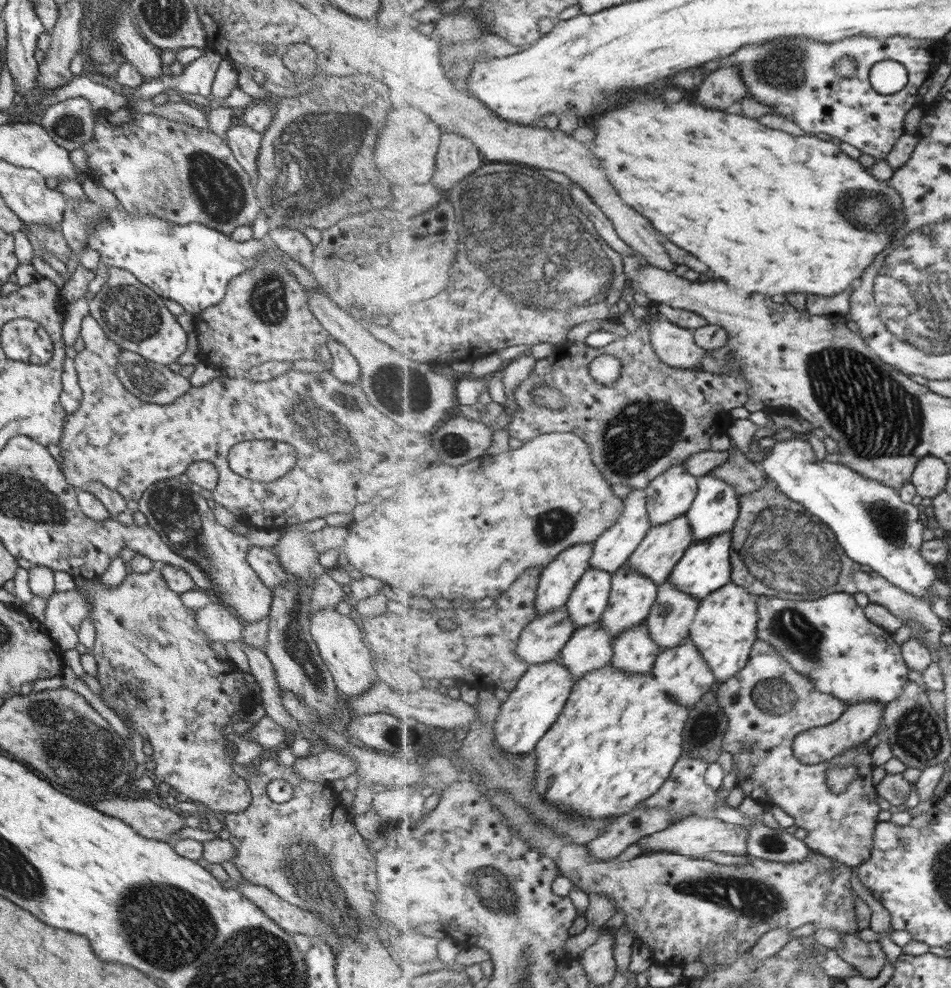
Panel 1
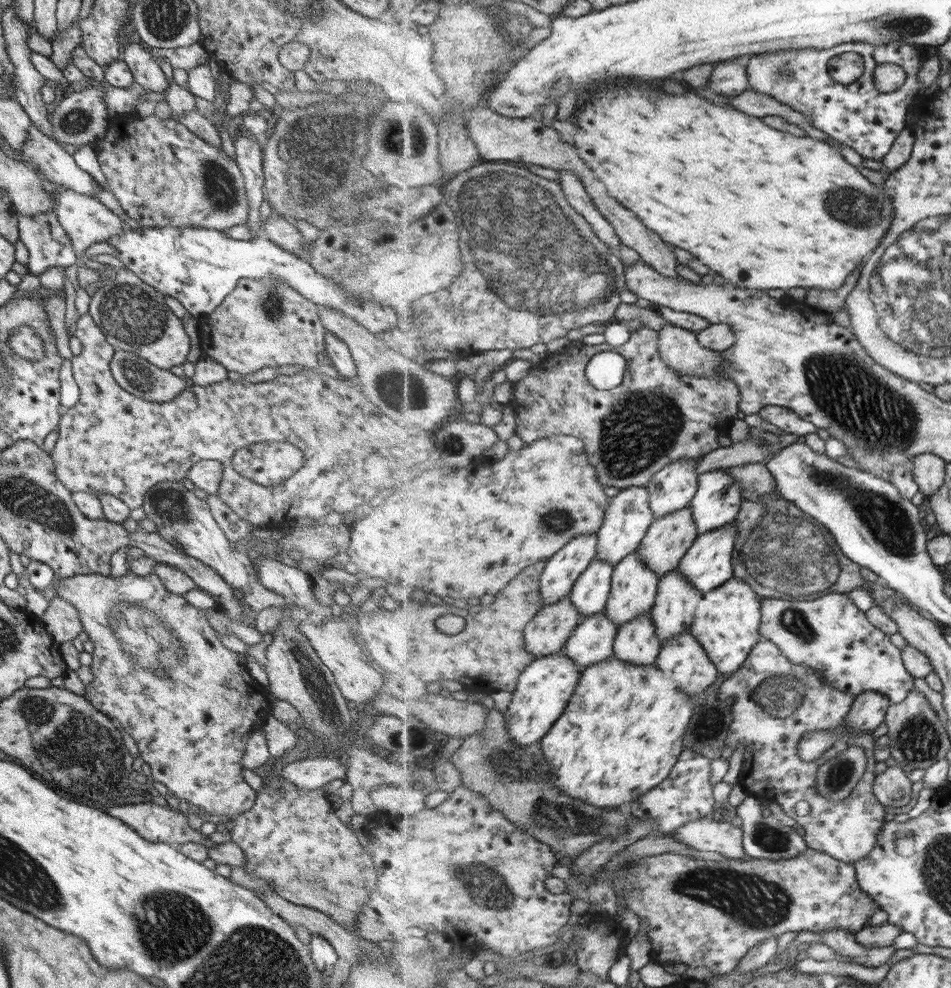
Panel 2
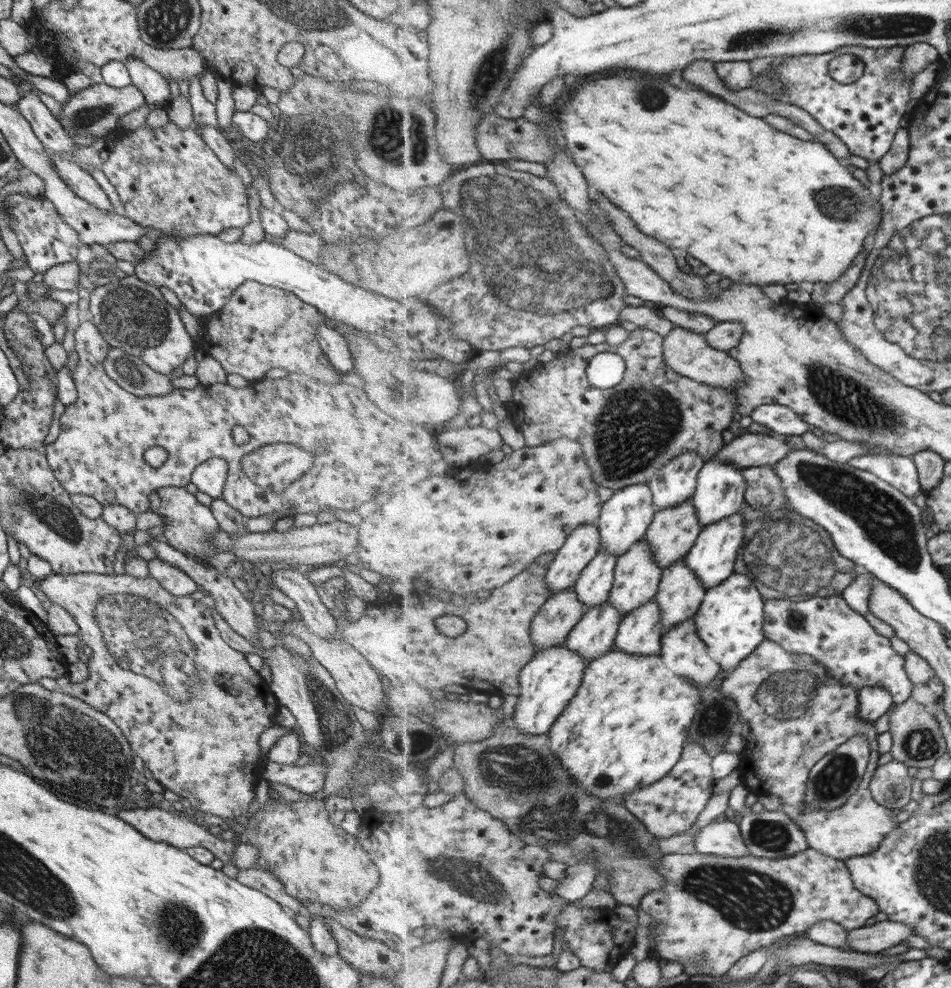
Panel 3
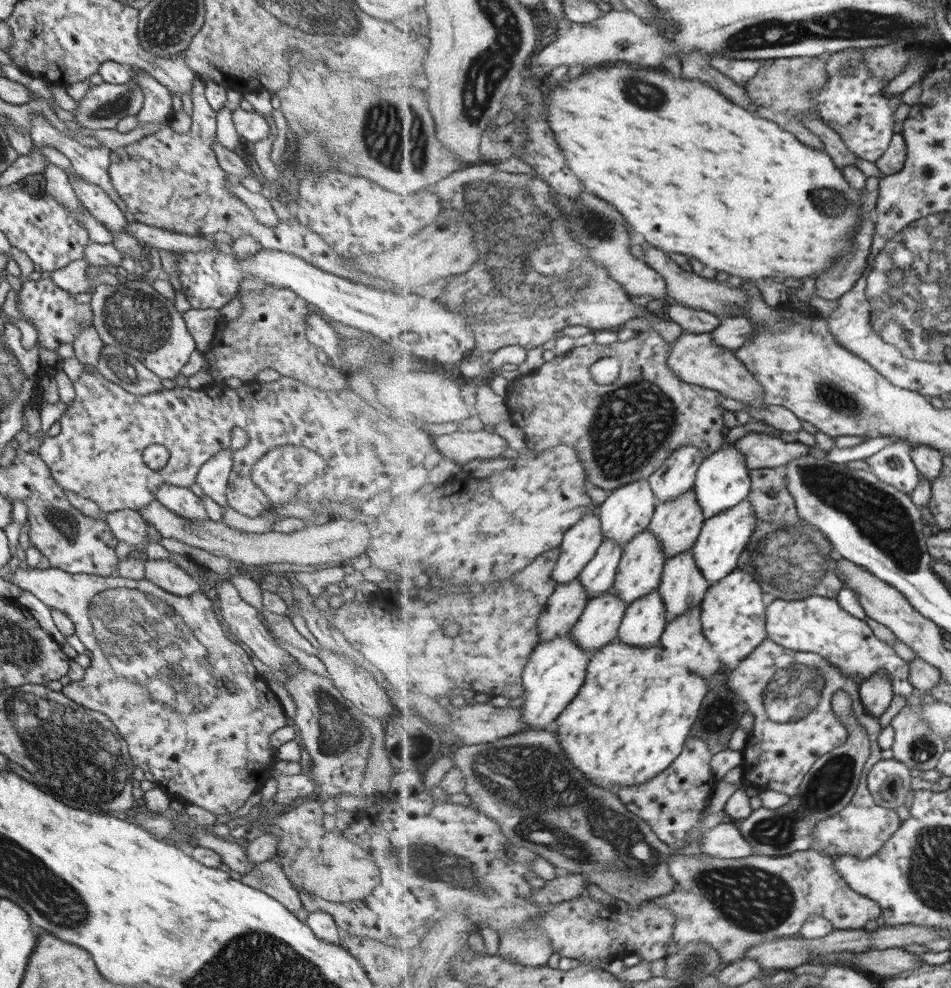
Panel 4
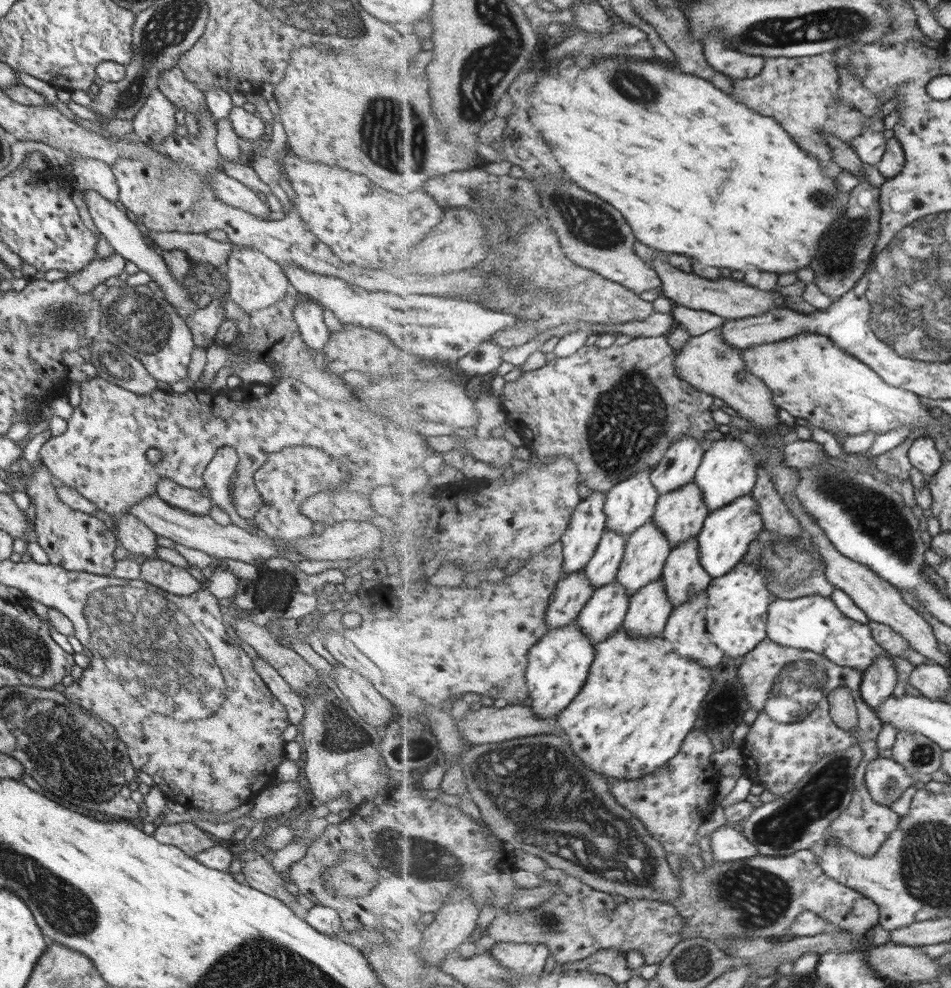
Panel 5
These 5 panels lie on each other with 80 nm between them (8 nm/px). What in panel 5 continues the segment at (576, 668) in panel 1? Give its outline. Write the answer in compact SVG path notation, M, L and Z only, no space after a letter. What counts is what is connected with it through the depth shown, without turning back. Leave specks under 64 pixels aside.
M619 581L606 584L596 589L576 621L577 626L591 638L594 645L598 645L624 626L630 602L628 590Z

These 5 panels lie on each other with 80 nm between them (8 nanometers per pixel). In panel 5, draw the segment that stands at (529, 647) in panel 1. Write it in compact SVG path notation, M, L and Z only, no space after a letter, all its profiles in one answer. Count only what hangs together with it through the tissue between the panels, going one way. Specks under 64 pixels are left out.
M584 570L561 579L551 595L545 616L549 630L559 630L563 626L575 624L596 589Z

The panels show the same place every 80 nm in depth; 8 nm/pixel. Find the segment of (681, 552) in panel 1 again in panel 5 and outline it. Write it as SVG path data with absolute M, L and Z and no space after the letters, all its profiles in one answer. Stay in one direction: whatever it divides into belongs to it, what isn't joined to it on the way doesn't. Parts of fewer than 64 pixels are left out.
M693 481L676 492L660 495L653 521L665 531L674 549L698 536L710 512L704 492Z

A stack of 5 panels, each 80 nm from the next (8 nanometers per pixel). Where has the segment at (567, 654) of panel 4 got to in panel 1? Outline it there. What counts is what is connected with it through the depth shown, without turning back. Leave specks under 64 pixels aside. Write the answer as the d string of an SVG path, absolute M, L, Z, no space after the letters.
M560 660L544 662L545 664L531 666L517 687L509 692L502 706L501 714L496 722L497 748L509 754L527 756L540 745L540 740L552 729L557 719L564 712L569 697L576 685L573 674L561 664Z

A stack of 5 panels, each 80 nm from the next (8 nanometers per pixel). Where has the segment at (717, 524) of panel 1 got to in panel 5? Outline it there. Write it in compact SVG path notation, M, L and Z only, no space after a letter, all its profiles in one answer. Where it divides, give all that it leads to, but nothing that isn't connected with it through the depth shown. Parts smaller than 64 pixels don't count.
M737 438L719 439L706 448L704 460L696 474L696 483L704 492L704 499L711 512L723 509L732 502L747 496L758 481L759 464L751 447Z

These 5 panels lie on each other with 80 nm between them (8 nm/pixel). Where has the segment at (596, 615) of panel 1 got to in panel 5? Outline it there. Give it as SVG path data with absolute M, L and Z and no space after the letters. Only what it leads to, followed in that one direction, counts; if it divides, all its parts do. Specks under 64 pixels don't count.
M609 528L606 529L594 557L584 568L584 573L595 588L600 589L616 580L627 544L627 536Z

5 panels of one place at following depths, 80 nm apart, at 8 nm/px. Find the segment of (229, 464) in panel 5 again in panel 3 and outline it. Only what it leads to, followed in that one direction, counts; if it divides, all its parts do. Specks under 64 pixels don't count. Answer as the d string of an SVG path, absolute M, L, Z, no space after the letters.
M213 457L198 464L191 473L190 482L199 492L213 498L220 498L228 471L227 463L219 457Z

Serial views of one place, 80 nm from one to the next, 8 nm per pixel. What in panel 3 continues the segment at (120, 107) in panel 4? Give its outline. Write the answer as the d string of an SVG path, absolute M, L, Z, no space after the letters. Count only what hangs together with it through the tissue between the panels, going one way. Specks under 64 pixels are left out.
M103 82L90 83L79 92L70 94L69 101L65 105L61 105L61 110L63 110L57 122L71 140L88 135L99 138L114 130L115 123L120 120L121 116L139 108L143 103L144 96L131 84L115 88Z

